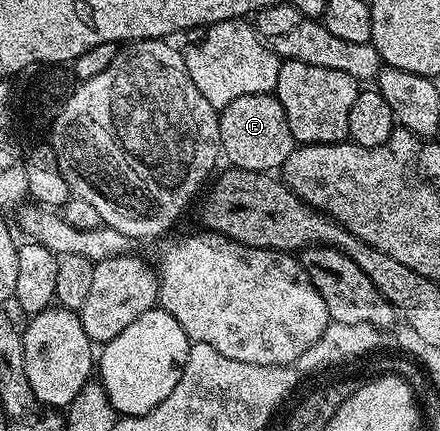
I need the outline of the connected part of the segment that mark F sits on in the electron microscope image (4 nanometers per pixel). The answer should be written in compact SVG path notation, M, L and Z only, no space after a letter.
M274 93L236 97L232 105L218 112L218 124L221 158L239 171L277 172L296 146L292 129L288 129L288 117L284 117L284 105Z

